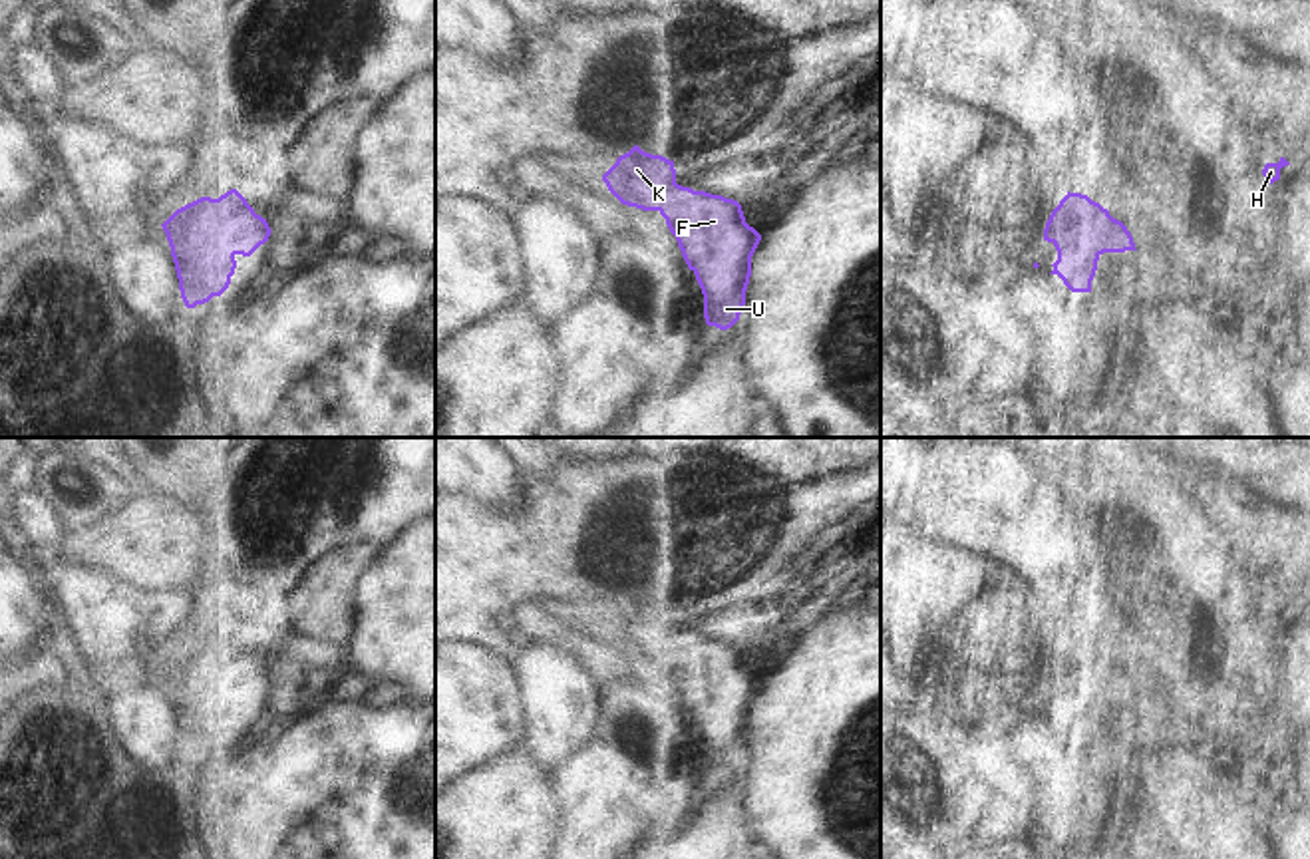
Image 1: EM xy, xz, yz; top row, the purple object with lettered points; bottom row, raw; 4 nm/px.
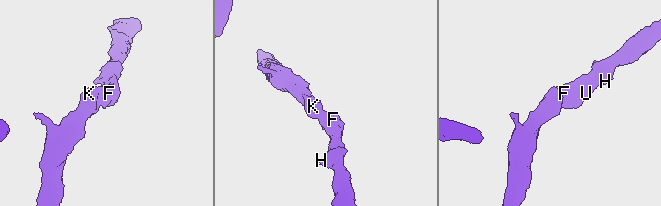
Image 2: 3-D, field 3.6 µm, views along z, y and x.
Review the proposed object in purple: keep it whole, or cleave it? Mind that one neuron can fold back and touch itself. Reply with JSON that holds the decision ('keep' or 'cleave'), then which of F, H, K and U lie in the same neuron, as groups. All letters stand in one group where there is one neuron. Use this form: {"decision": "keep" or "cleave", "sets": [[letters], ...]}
{"decision": "keep", "sets": [["F", "H", "K", "U"]]}

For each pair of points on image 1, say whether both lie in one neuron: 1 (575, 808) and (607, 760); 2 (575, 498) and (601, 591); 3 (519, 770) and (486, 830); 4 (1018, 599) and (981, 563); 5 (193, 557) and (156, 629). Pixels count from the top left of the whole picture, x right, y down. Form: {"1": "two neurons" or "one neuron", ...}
{"1": "one neuron", "2": "one neuron", "3": "one neuron", "4": "one neuron", "5": "two neurons"}

